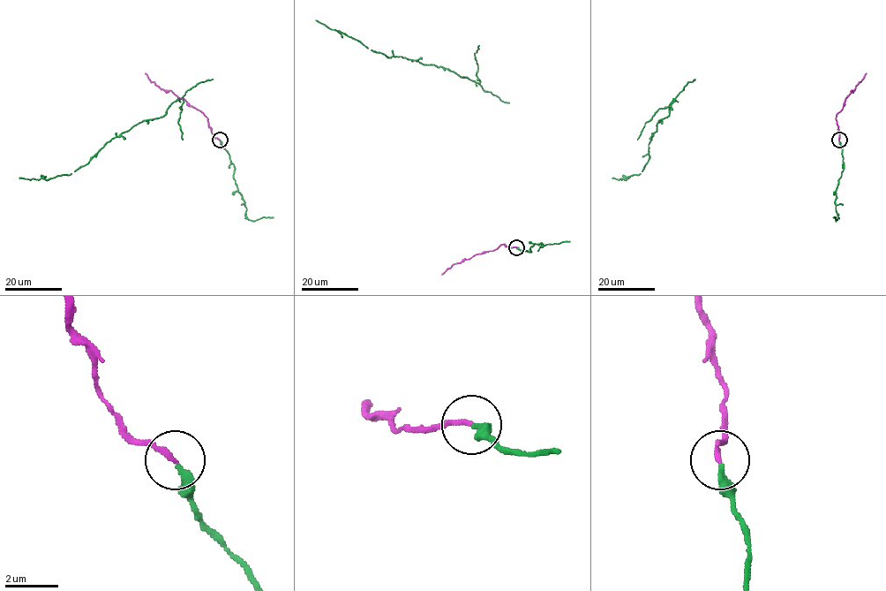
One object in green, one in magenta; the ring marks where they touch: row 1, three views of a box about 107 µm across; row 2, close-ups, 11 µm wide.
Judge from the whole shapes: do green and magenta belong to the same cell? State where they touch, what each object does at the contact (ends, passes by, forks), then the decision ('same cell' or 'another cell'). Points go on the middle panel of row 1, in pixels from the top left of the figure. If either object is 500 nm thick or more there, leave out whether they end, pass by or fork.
at (516, 247); green ends there; magenta ends there; same cell

